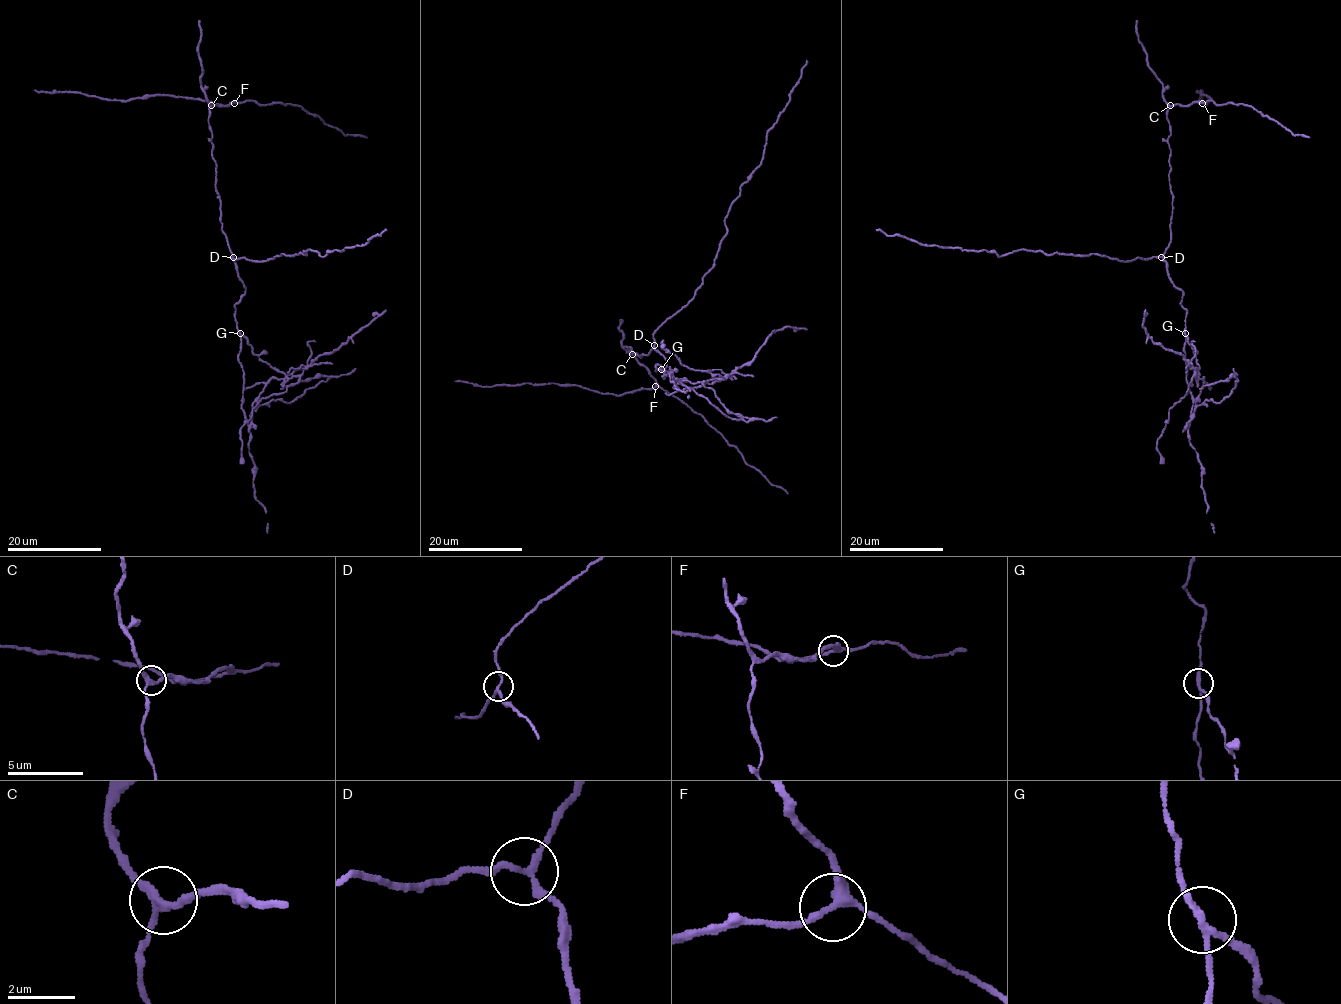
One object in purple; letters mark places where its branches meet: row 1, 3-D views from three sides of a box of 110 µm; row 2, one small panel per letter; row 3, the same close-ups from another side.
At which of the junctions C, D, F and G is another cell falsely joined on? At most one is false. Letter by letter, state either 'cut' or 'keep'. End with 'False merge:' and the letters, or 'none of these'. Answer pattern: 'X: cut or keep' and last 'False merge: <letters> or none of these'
C: keep
D: keep
F: keep
G: cut
False merge: G

